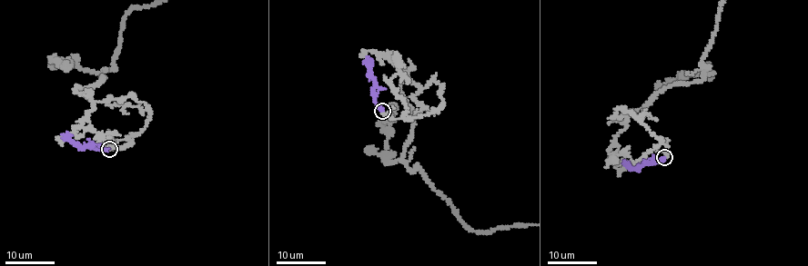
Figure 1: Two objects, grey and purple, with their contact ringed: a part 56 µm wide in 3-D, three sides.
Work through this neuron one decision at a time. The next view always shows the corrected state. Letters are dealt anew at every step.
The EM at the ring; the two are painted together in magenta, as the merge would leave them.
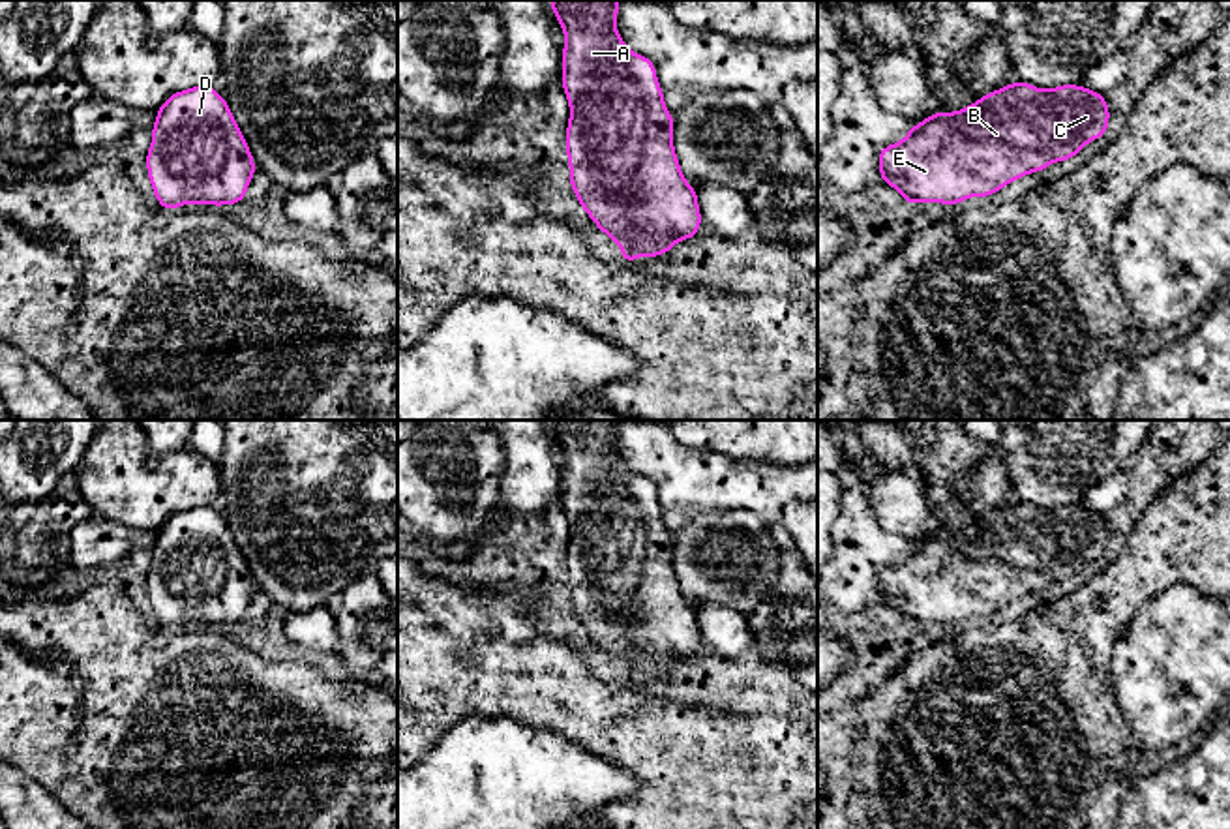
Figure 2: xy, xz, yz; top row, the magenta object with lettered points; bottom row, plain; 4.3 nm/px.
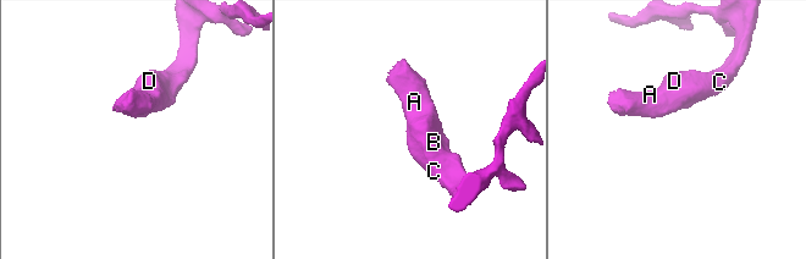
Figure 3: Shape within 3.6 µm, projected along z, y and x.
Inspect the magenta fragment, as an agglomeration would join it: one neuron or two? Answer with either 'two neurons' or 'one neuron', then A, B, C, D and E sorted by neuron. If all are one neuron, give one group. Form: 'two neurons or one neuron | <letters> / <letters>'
one neuron | A B C D E

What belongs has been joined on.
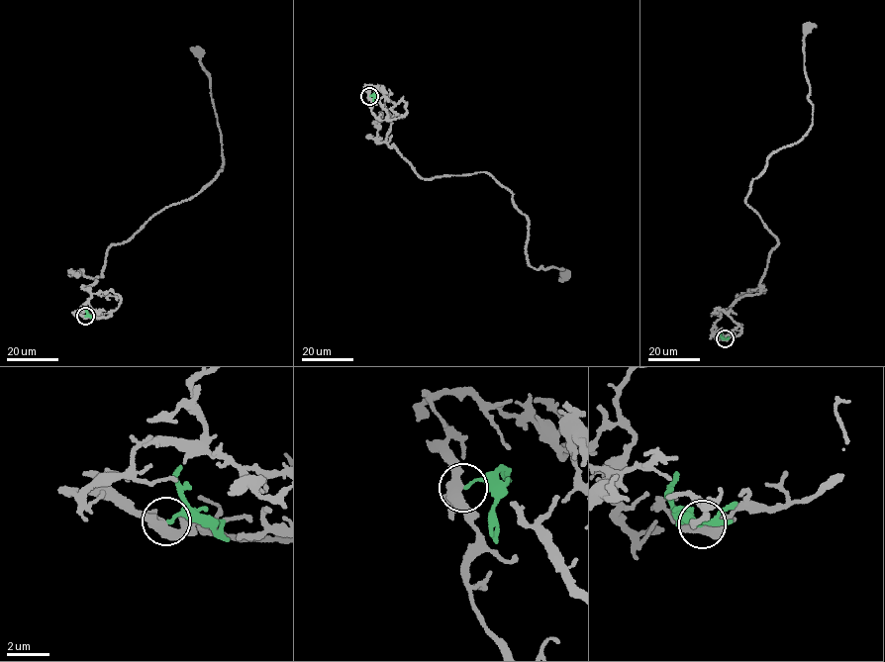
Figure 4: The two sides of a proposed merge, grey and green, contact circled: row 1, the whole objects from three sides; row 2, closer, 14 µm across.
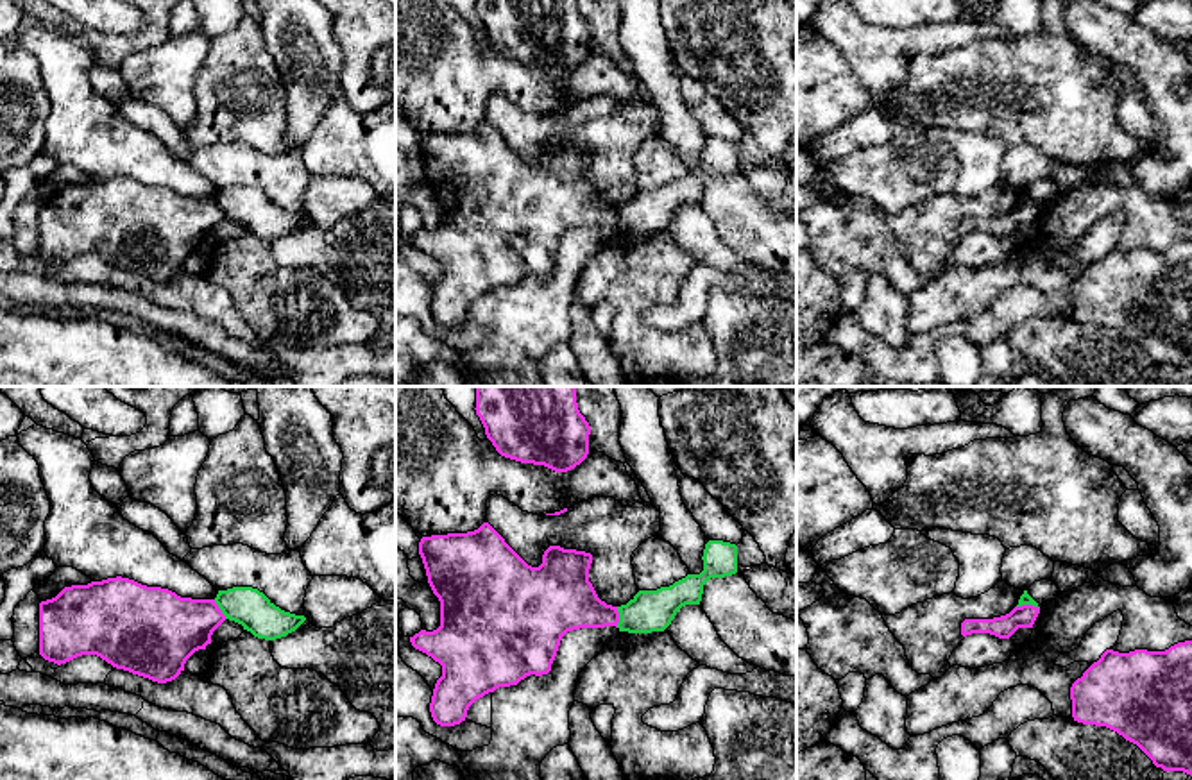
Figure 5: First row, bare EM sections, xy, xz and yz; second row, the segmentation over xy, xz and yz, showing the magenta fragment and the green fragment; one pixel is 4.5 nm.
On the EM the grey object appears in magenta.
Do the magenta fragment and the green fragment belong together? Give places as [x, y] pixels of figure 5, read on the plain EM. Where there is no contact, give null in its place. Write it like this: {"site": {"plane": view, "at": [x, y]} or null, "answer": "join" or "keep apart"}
{"site": {"plane": "xz", "at": [618, 217]}, "answer": "keep apart"}

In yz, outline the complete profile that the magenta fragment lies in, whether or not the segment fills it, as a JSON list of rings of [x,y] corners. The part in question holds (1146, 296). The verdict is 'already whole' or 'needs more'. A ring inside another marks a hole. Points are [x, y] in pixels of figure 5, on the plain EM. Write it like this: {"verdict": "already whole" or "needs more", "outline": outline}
{"verdict": "already whole", "outline": [[[1192,240],[1178,242],[1165,250],[1106,249],[1070,286],[1072,317],[1083,324],[1106,326],[1137,343],[1156,367],[1192,374]]]}

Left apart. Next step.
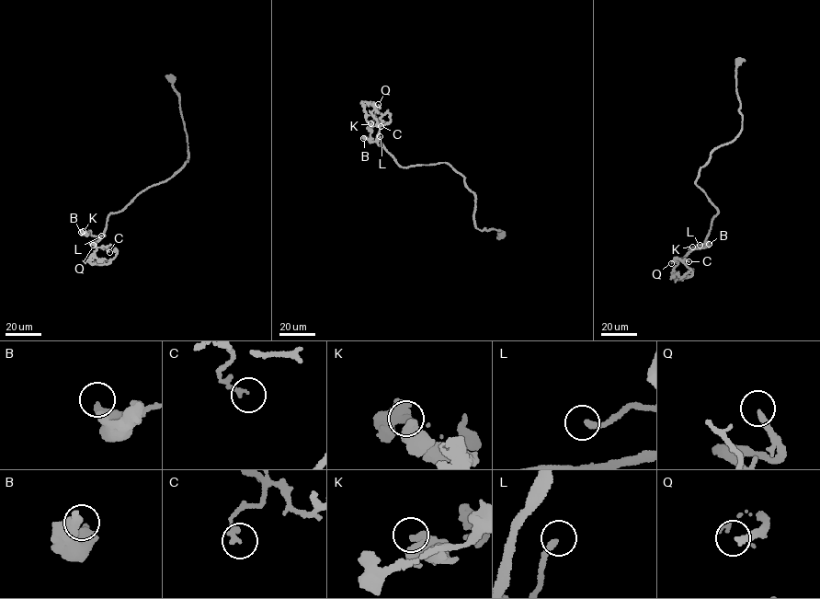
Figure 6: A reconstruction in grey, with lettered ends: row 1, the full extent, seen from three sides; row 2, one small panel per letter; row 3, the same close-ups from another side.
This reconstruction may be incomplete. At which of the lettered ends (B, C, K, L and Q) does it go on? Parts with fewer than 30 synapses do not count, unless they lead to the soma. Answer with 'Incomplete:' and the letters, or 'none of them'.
Incomplete: L, Q

